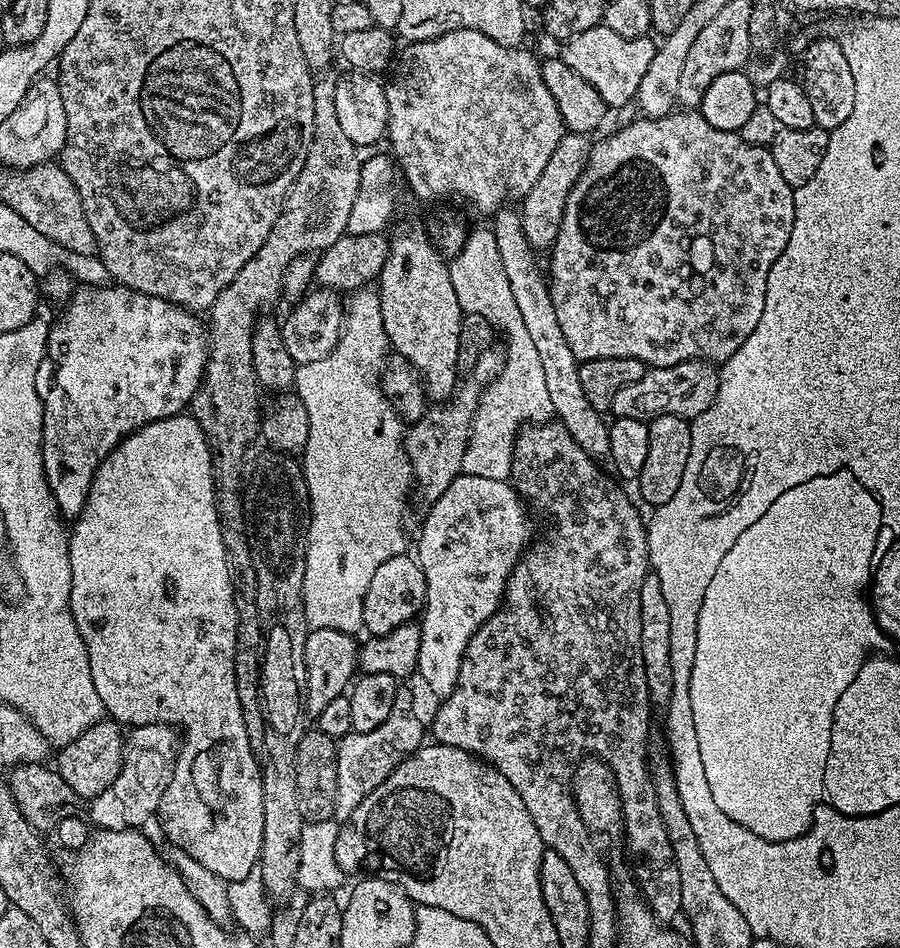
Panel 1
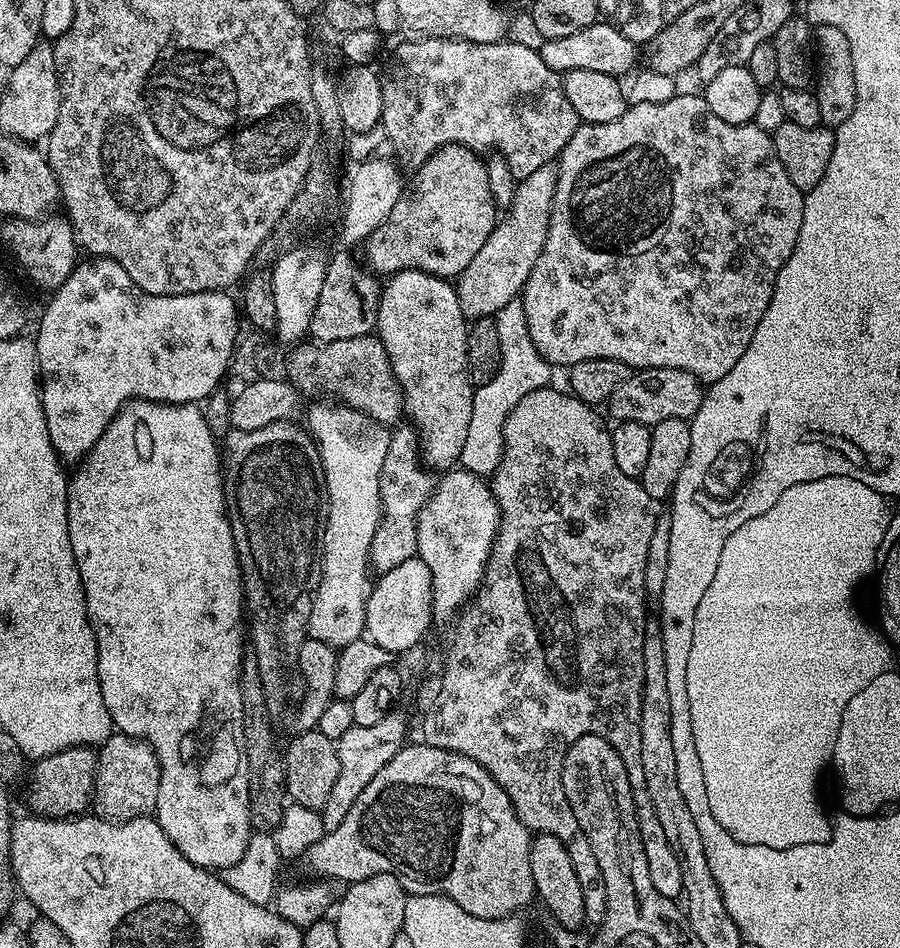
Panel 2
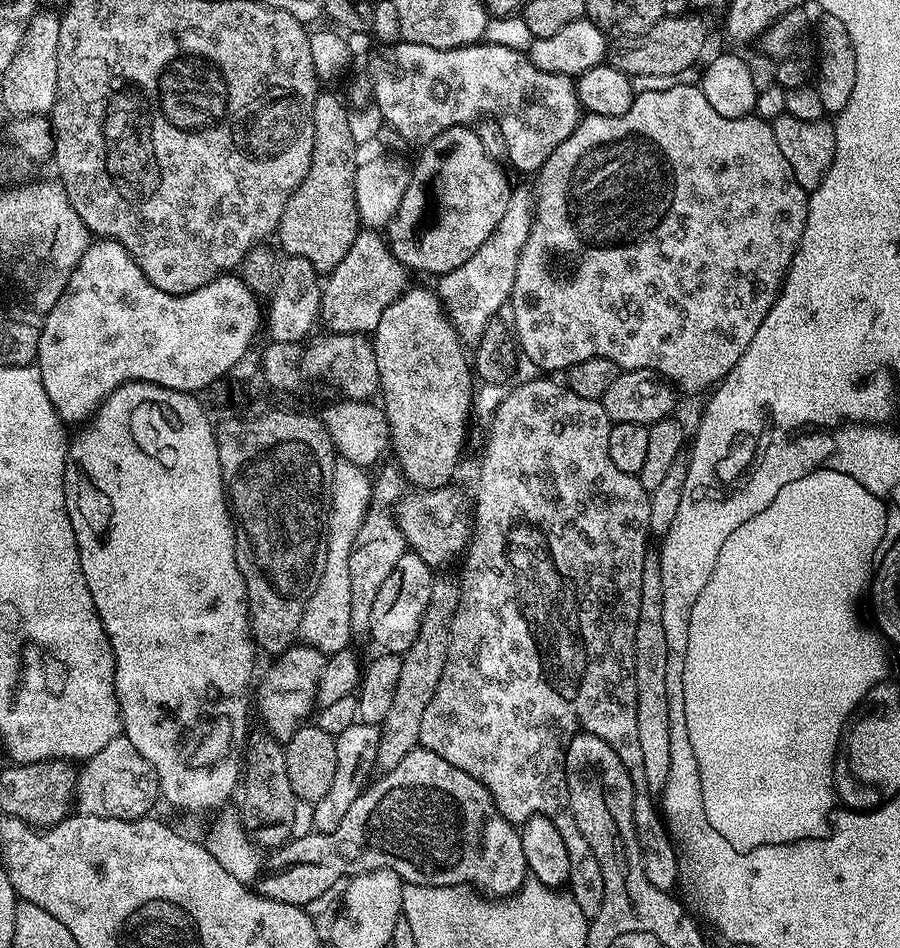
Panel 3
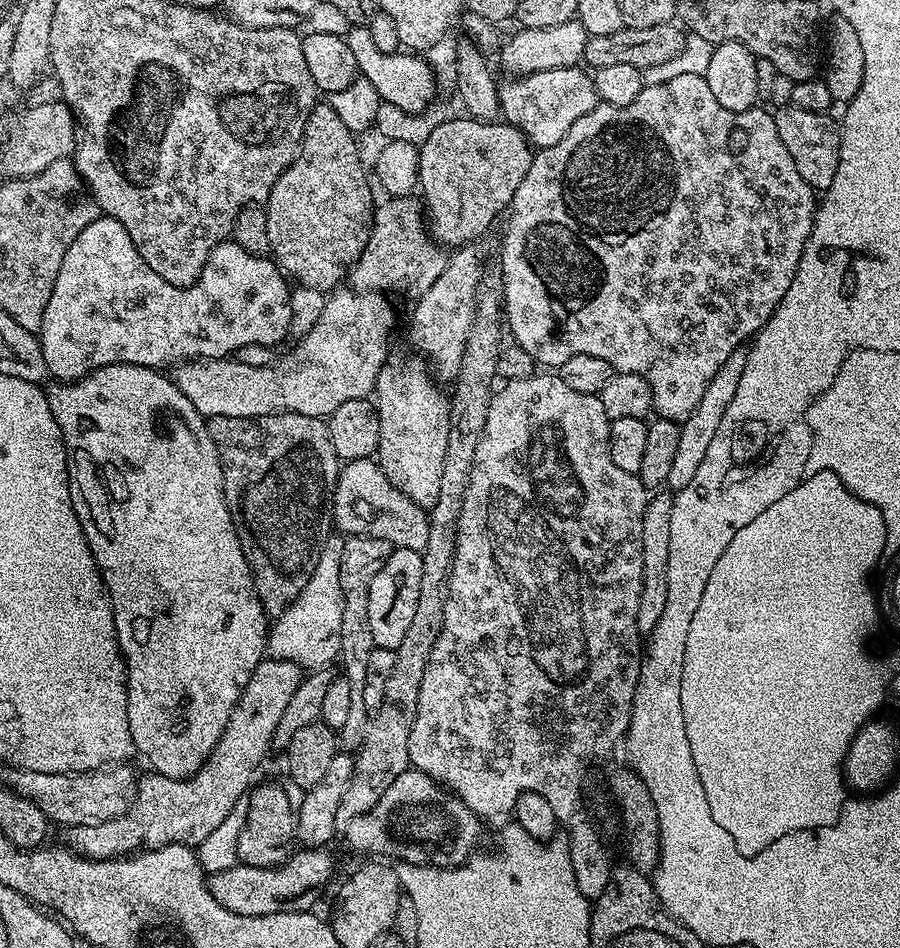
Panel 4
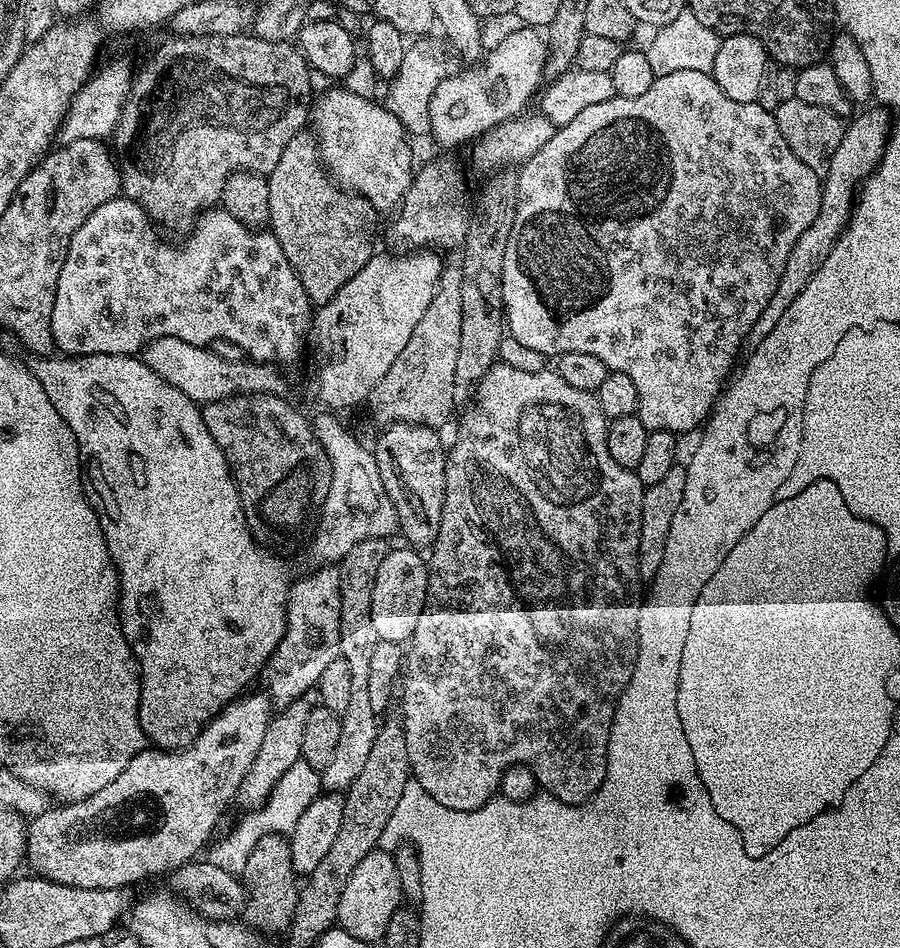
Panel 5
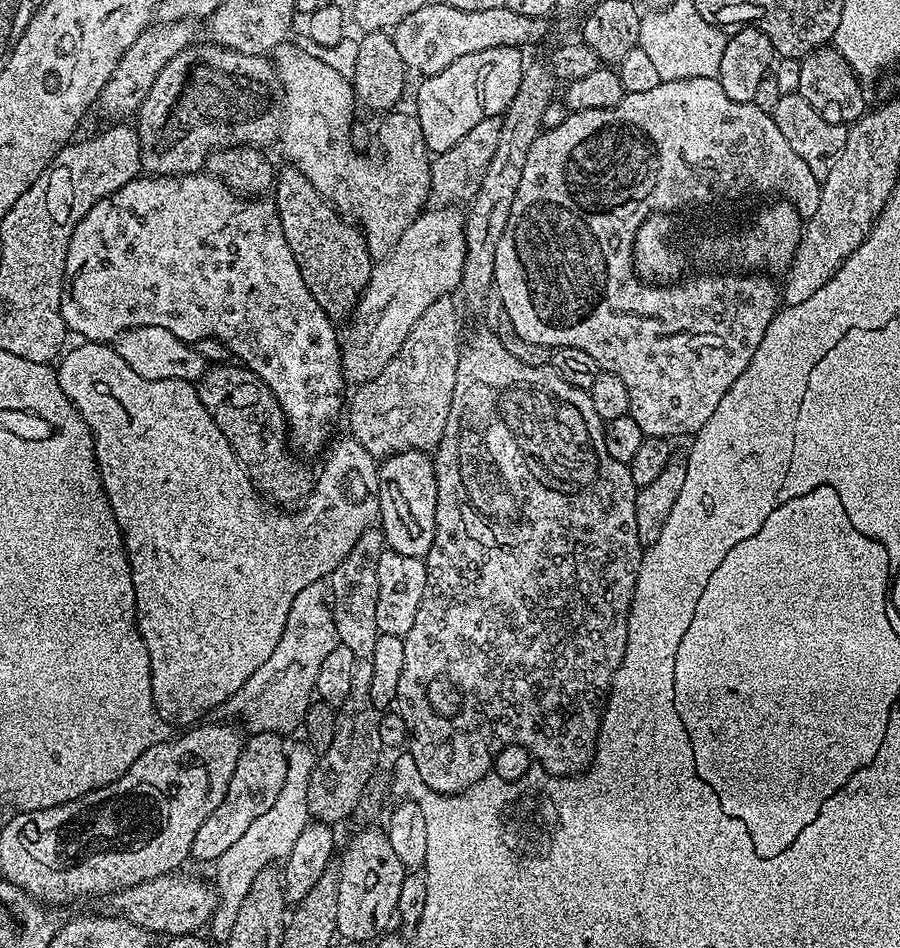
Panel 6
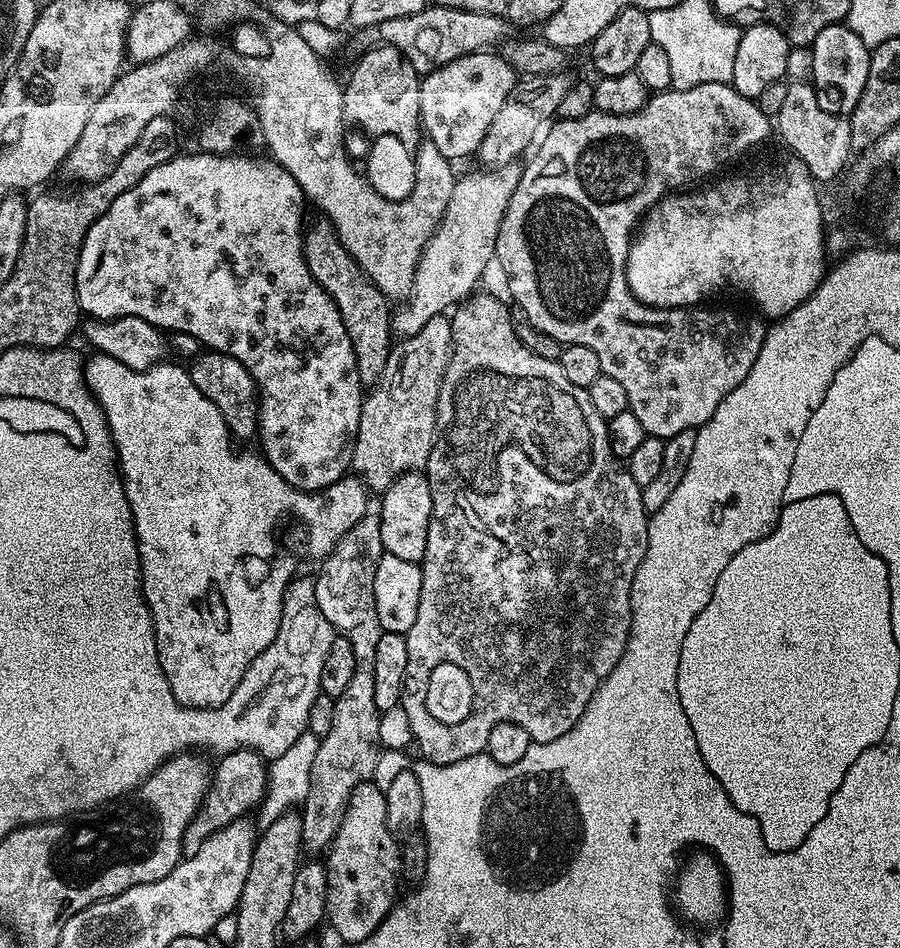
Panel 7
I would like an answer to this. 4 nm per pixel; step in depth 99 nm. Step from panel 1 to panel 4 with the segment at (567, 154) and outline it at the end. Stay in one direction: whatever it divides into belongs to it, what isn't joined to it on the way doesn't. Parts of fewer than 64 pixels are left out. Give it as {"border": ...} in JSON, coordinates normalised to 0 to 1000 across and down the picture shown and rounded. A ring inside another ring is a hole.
{"border":[[[508,261],[498,271],[496,285],[487,289],[487,297],[473,306],[461,318],[458,343],[453,352],[463,372],[473,381],[486,402],[506,402],[509,390],[513,390],[513,373],[518,370],[518,357],[522,357],[522,344],[529,334],[529,306],[533,302],[536,282],[528,261]]]}

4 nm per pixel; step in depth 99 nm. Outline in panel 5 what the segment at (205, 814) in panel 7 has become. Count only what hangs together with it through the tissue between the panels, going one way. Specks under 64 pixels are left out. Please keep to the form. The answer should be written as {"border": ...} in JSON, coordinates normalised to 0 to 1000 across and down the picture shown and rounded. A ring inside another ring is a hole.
{"border":[[[348,728],[336,732],[327,741],[314,744],[303,754],[296,766],[296,775],[291,777],[291,787],[287,787],[287,795],[282,795],[282,804],[278,804],[278,812],[273,812],[273,821],[269,821],[264,844],[266,847],[272,848],[270,850],[272,853],[288,852],[290,848],[296,847],[298,836],[309,825],[309,821],[313,821],[313,816],[318,816],[318,812],[322,812],[327,804],[334,802],[340,762],[344,757],[344,749],[349,749],[354,743],[356,733]]]}

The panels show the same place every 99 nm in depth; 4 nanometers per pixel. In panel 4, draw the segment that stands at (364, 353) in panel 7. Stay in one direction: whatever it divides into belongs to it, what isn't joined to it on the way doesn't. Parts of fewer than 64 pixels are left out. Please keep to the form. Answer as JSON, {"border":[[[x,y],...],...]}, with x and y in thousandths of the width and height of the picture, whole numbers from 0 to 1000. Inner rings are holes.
{"border":[[[353,108],[340,124],[340,137],[333,151],[329,169],[304,192],[304,200],[296,212],[298,233],[296,243],[300,247],[301,269],[308,280],[321,292],[327,291],[338,304],[364,310],[390,288],[397,272],[402,268],[407,255],[411,255],[413,235],[418,232],[419,216],[413,215],[413,198],[409,195],[411,186],[404,182],[400,170],[397,145],[380,129],[376,119],[364,108]]]}

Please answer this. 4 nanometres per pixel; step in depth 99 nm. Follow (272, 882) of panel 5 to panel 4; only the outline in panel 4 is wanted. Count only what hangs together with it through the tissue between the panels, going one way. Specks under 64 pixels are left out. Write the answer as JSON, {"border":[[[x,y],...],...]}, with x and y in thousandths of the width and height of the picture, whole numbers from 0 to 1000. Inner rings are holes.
{"border":[[[286,826],[274,841],[276,858],[269,876],[260,883],[266,910],[288,916],[309,916],[327,898],[329,884],[329,852],[327,844],[311,827]]]}

